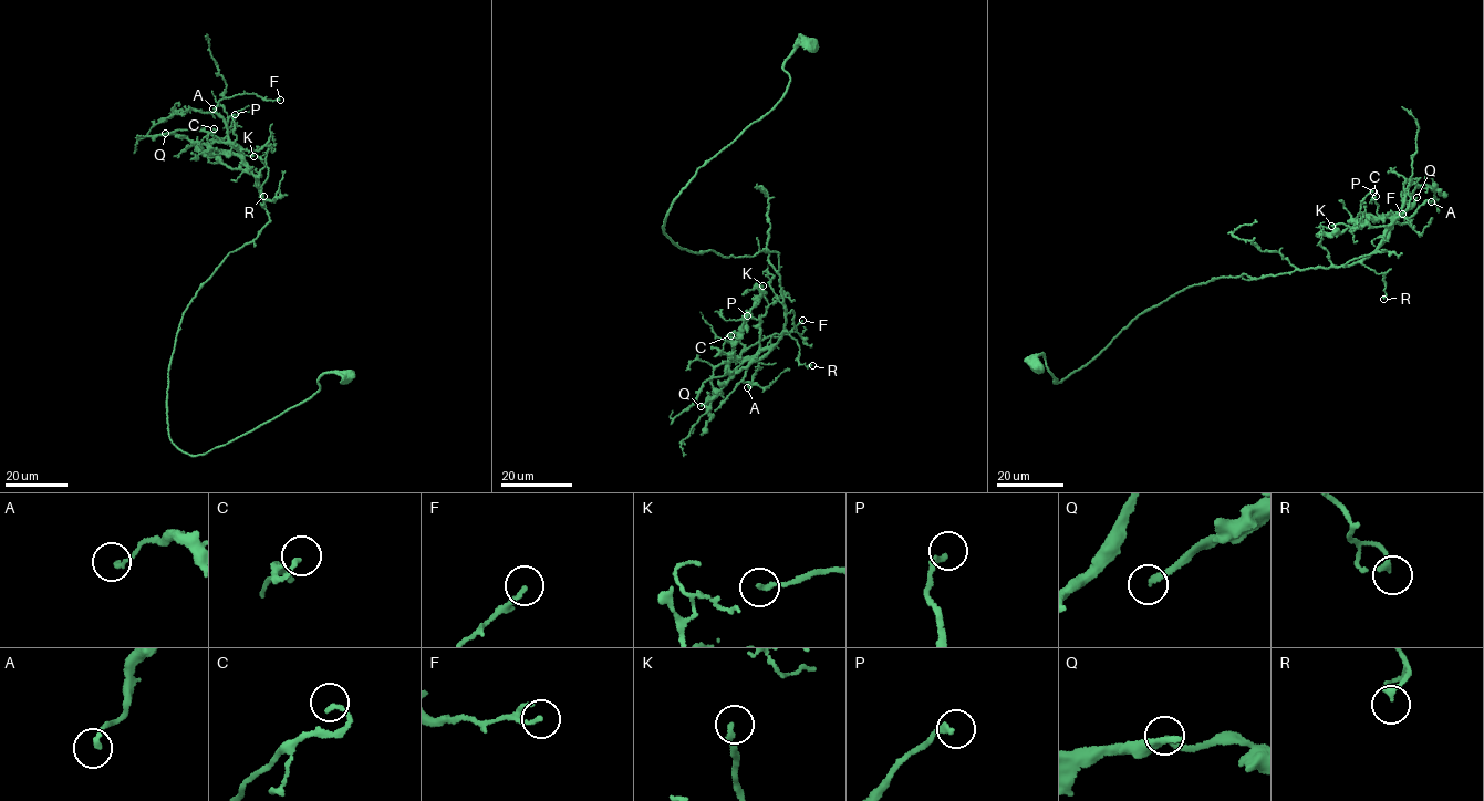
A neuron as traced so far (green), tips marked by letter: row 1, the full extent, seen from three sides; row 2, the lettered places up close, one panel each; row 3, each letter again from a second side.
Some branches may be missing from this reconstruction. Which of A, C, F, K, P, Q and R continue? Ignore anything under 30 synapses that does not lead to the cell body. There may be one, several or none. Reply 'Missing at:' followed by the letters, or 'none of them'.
Missing at: Q

